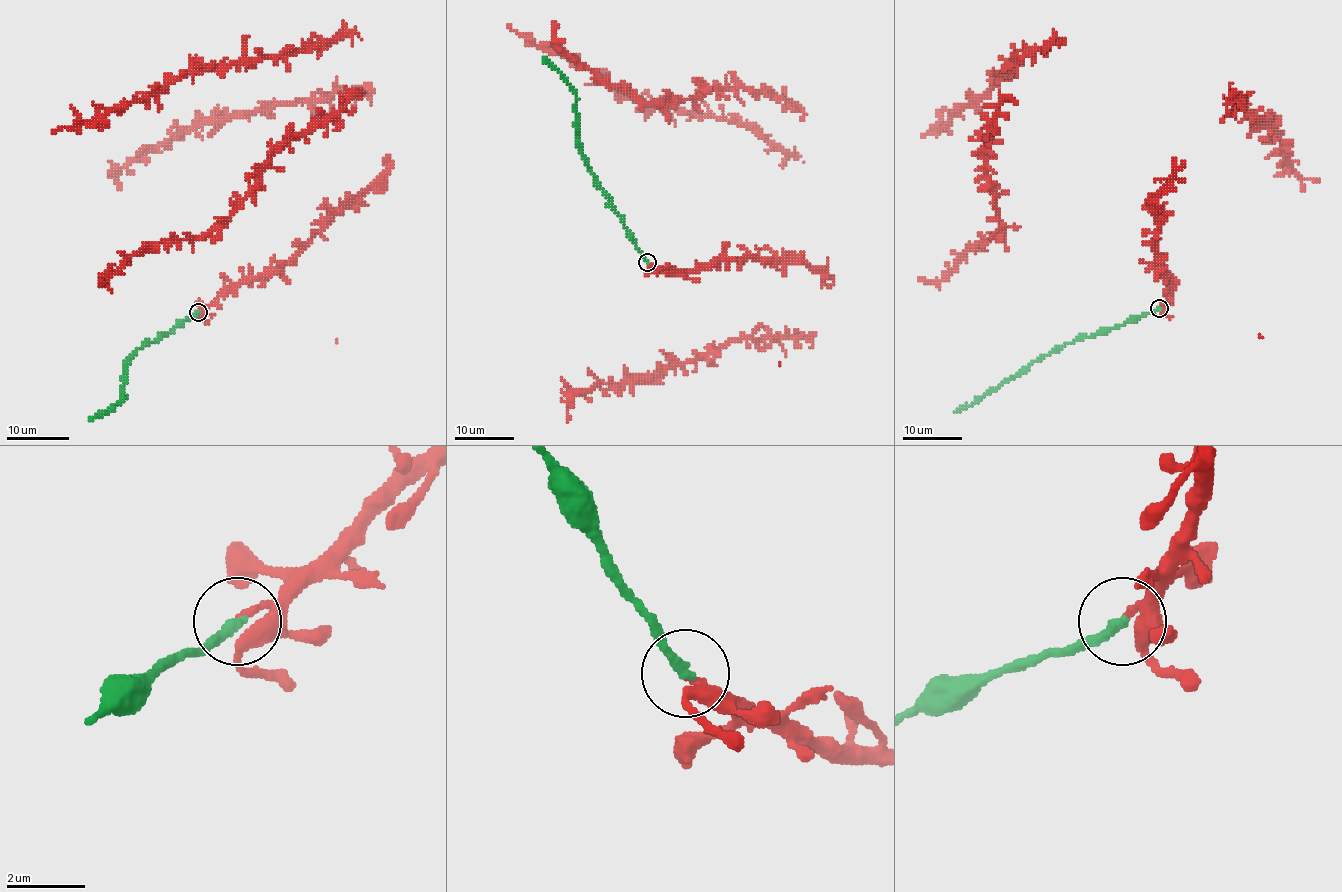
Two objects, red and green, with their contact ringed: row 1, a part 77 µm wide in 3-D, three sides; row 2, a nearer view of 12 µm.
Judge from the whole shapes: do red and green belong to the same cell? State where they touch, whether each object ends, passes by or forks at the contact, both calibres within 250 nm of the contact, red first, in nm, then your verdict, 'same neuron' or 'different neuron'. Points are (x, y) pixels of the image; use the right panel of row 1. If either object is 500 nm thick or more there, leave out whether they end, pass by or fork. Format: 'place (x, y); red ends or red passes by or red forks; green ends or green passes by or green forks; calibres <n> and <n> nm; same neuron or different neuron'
place (1159, 308); red ends; green ends; calibres 240 and 280 nm; different neuron

